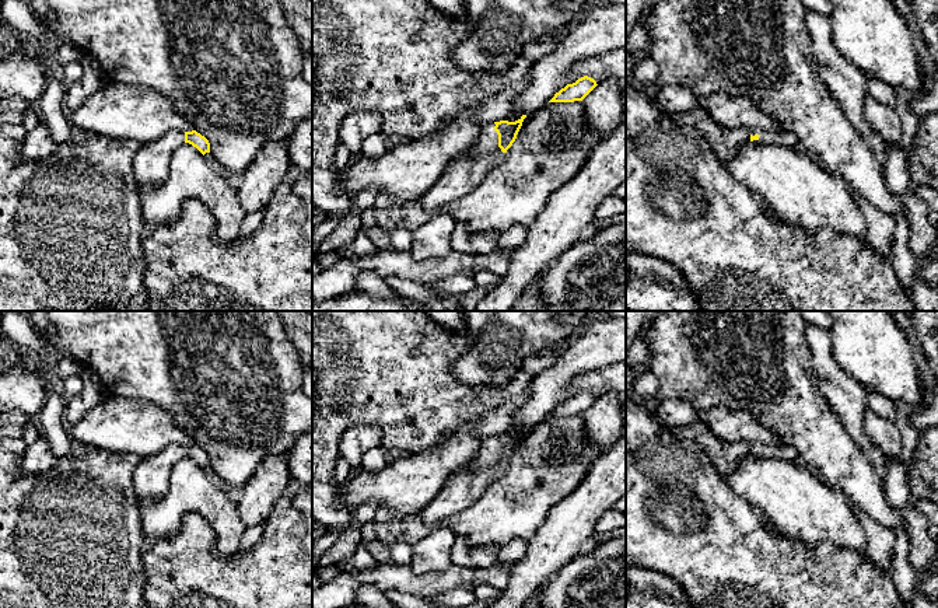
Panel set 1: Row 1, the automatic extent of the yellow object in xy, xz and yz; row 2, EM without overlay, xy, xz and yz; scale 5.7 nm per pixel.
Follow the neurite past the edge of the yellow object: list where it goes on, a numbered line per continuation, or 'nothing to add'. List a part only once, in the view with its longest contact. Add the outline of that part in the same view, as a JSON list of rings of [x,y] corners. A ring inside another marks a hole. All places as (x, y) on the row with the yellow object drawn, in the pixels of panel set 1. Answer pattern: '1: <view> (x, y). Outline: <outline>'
1: xz (464, 174). Outline: [[[484,123],[469,156],[461,156],[447,165],[440,179],[420,198],[427,210],[442,210],[449,202],[470,193],[497,167],[505,153],[498,147],[496,123]]]

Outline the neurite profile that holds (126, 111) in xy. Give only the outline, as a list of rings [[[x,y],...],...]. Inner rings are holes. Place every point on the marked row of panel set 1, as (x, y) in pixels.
[[[106,81],[70,113],[70,122],[88,134],[148,143],[171,130],[192,132],[193,125],[176,112],[160,92],[141,84]]]

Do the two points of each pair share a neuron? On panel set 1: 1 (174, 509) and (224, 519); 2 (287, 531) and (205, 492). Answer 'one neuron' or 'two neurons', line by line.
1: one neuron
2: two neurons

